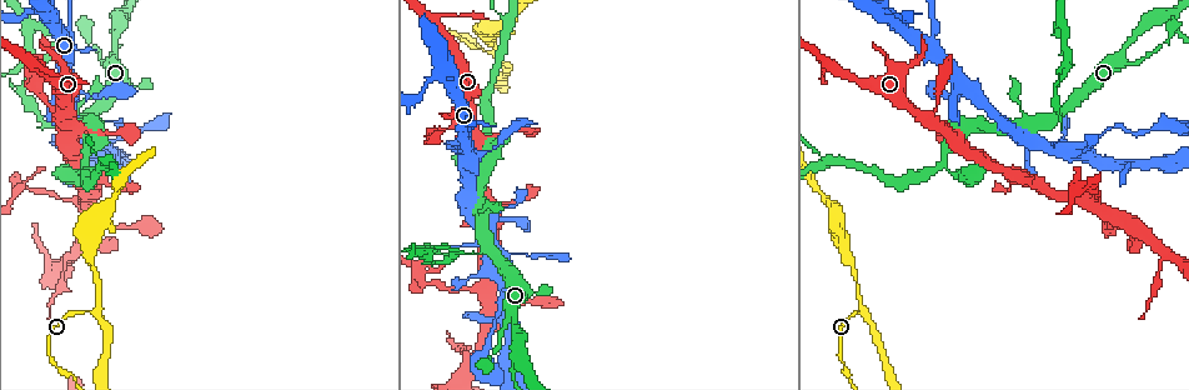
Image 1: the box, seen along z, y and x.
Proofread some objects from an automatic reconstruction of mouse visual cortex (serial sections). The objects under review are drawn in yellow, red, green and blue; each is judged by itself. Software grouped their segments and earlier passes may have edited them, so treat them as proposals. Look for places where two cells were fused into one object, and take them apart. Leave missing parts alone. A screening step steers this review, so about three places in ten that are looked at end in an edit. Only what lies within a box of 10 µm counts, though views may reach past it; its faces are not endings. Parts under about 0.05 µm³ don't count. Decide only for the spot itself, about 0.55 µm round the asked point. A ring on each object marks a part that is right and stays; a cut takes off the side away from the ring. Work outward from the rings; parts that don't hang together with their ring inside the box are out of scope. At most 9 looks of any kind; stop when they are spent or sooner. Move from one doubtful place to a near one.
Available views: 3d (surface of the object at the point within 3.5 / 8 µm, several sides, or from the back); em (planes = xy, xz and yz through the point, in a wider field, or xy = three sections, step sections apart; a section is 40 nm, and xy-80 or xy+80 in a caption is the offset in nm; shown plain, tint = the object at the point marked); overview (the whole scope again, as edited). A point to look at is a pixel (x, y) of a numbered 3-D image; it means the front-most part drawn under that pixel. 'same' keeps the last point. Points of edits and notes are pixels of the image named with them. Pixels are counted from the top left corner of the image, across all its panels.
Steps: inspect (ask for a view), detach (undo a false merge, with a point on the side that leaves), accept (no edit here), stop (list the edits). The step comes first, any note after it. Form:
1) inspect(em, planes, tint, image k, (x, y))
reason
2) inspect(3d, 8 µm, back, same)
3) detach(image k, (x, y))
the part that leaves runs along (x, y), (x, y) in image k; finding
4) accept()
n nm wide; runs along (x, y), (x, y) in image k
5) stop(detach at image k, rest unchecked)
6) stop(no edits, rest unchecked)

inspect(em, xy, step 3, tint, image 1, (864, 314))

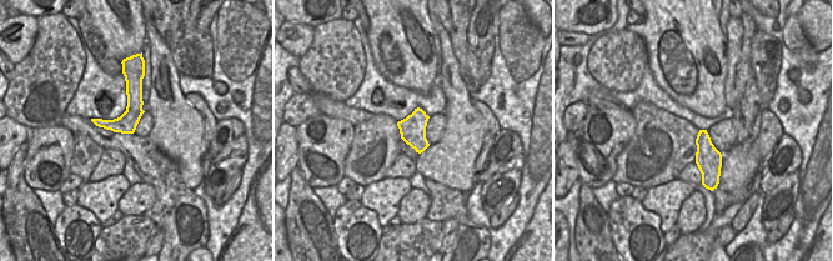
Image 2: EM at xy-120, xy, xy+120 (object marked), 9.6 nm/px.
inspect(3d, 3.5 µm, same)
wider look

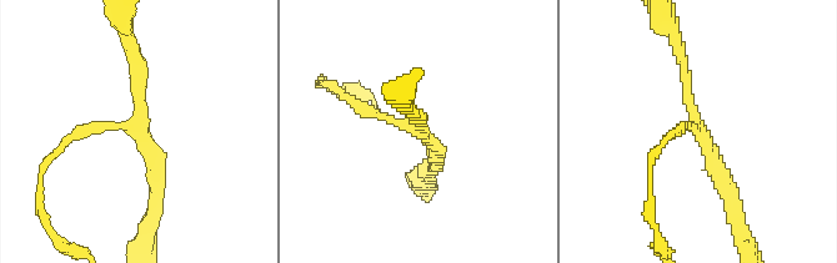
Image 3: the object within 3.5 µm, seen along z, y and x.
accept()
runs along (129, 79), (134, 110), (99, 123) in image 2; one cell here

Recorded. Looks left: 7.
inspect(3d, 8 µm, image 1, (927, 118))
thick turns thin

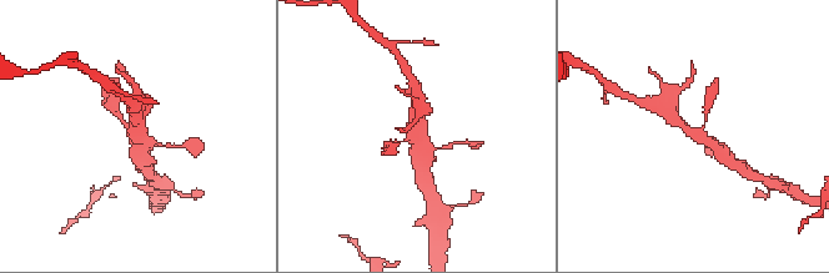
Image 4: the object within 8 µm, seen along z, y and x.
inspect(em, planes, tint, same)
4 arms; arms of 150, 200, 350, 400 nm

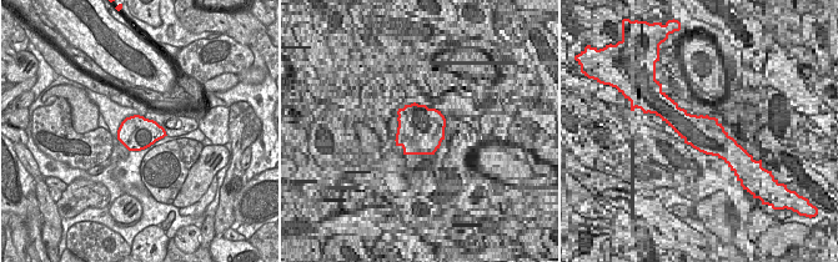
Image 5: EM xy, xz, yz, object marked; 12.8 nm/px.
accept()
runs along (669, 112), (724, 157) in image 4; one cell here

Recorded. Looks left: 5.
inspect(3d, 8 µm, image 1, (1055, 118))
a fork

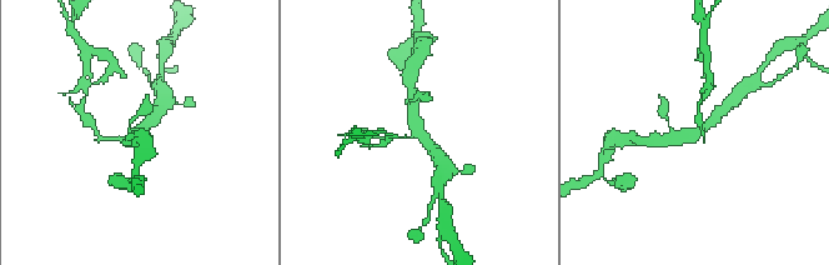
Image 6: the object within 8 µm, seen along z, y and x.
inspect(em, xy, step 5, tint, same)
3 arms; arms of 100, 350, 400 nm

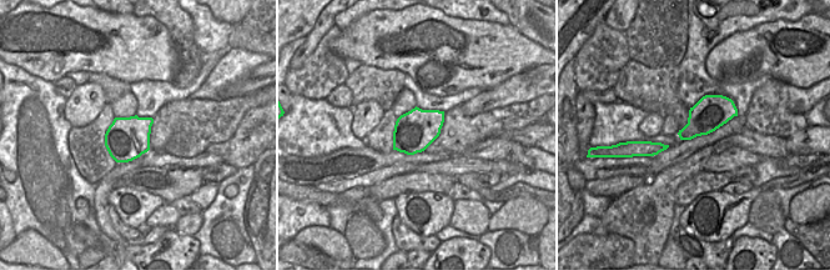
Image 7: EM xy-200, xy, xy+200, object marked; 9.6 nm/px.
accept()
runs along (721, 111), (701, 131), (666, 139) in image 6; one cell here

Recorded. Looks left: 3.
inspect(3d, 8 µm, image 1, (424, 282))

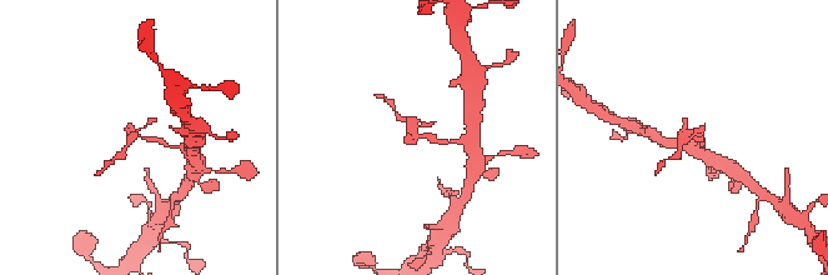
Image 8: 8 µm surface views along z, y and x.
inspect(em, xy, step 1, tint, same)

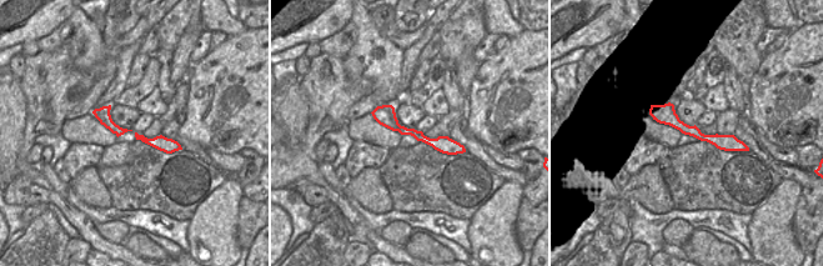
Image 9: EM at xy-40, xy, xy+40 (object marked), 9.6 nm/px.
detach(image 8, (121, 155))
two cells meet here

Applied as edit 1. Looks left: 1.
stop(detach at image 8, rest unchecked)

